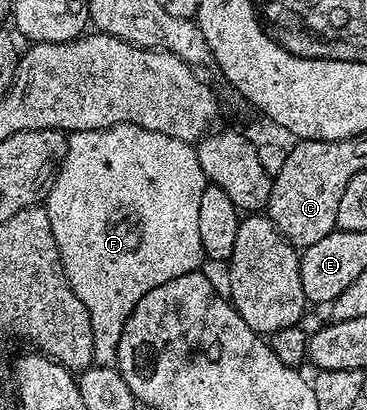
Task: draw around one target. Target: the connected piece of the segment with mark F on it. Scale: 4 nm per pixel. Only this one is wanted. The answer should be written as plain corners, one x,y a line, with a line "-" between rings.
87,129
81,133
72,133
68,137
68,154
65,155
64,162
60,165
59,173
56,174
56,182
48,190
46,208
52,220
52,233
56,237
56,245
60,248
61,261
64,264
68,281
78,297
86,302
88,313
93,317
93,333
102,337
103,348
105,345
108,351
115,351
118,347
120,336
124,333
124,324
128,322
128,317
140,301
141,295
154,287
162,287
182,275
197,272
201,268
200,260
206,257
203,231
200,229
200,206
202,195
210,184
210,178
204,174
206,165
203,160
188,161
188,153
197,152
197,146
189,143
185,138
169,137
165,133
156,136
156,145
152,153
148,153
148,137
144,137
144,145
140,145
140,137
130,137
130,145
128,145
124,139
116,137
109,129
108,137
100,137
100,129

